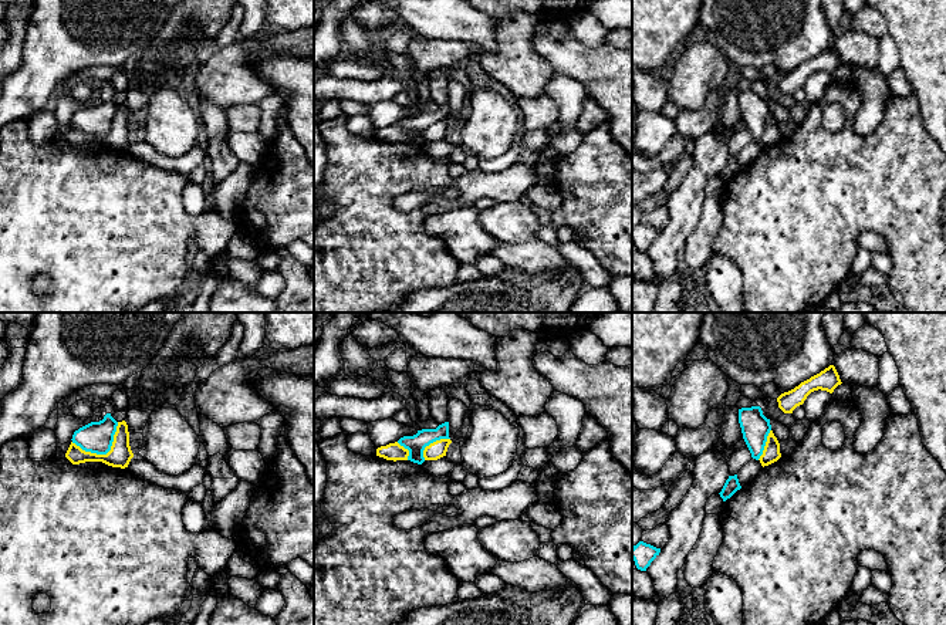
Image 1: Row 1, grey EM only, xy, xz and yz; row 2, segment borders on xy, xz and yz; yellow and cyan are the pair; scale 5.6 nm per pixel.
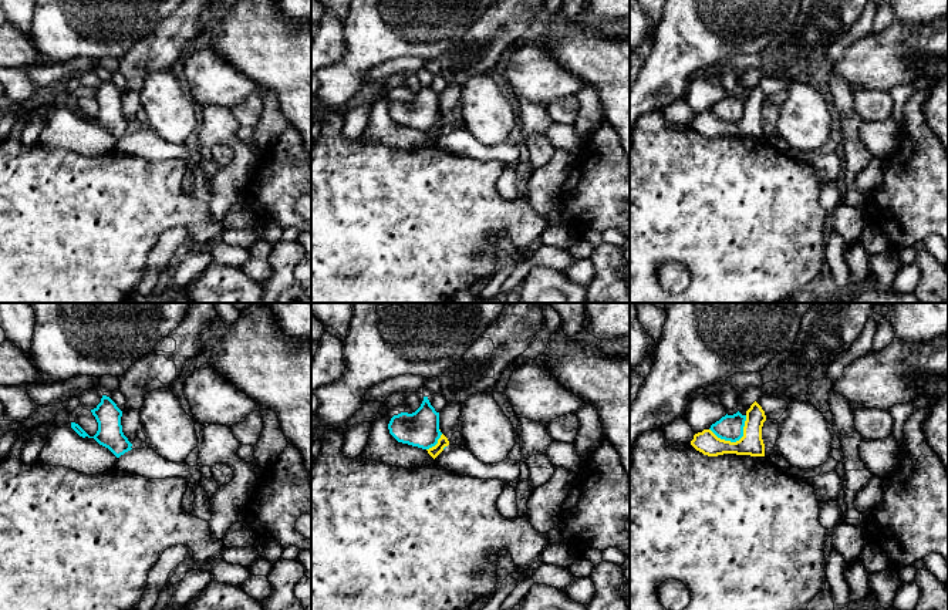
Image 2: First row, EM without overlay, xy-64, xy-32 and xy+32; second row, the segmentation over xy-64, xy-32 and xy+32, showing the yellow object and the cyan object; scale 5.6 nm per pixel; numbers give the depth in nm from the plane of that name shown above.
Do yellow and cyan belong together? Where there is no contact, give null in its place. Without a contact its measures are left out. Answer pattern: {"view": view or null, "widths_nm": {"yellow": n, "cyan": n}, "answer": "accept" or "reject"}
{"view": "xy", "widths_nm": {"yellow": 130, "cyan": 180}, "answer": "reject"}

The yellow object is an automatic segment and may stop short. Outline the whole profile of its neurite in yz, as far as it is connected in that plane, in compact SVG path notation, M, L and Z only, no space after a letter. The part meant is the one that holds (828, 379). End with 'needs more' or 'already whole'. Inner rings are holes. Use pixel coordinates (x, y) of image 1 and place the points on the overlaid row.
M830 365L828 368L821 371L820 374L817 374L817 375L811 376L810 379L801 382L794 389L781 393L777 398L778 408L784 413L793 413L793 411L797 406L804 403L804 401L807 399L807 396L811 392L821 389L821 391L827 391L827 392L832 393L834 389L841 384L842 382L839 379L839 375L838 375L835 366Z; already whole

